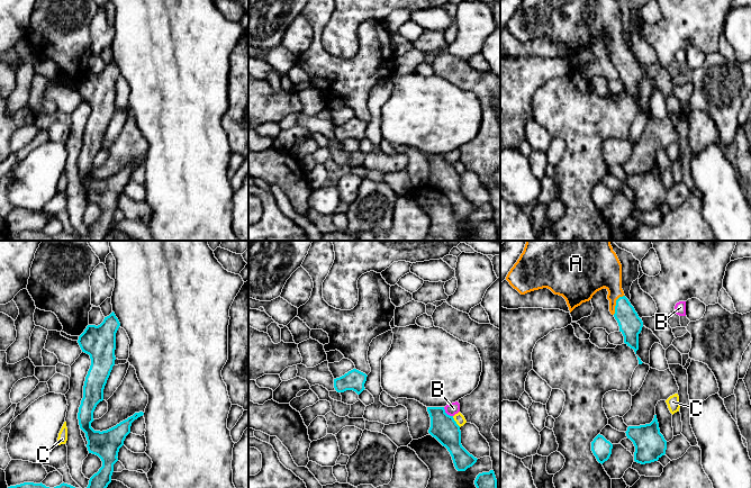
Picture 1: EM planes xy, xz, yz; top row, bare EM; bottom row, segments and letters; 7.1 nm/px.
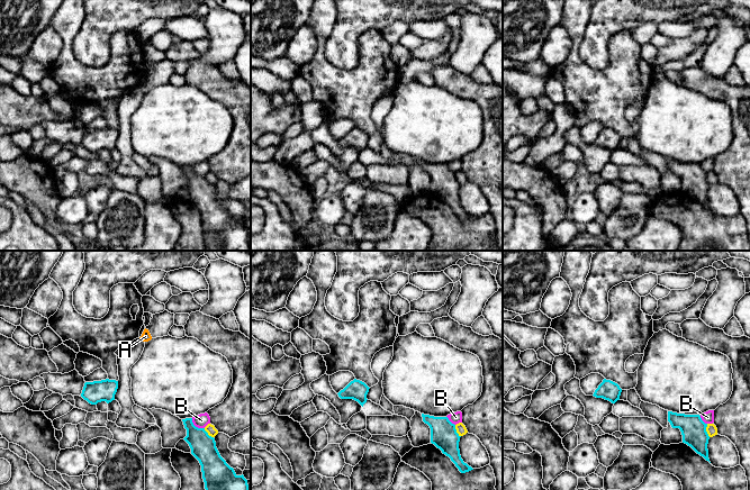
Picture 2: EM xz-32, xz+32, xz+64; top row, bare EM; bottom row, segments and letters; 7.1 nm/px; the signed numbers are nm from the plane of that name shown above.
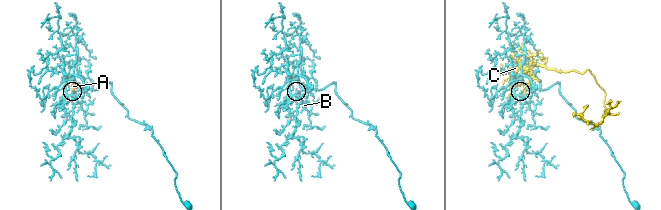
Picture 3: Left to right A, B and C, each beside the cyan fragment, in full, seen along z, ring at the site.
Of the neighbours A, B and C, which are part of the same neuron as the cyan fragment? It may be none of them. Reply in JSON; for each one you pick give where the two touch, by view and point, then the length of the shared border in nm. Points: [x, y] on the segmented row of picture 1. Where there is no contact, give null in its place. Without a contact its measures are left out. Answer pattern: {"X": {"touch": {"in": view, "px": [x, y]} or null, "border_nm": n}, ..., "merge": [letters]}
{"A": {"touch": {"in": "yz", "px": [616, 304]}, "border_nm": 170}, "merge": ["A"]}

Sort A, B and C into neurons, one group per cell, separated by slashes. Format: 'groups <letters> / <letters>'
groups A / B / C

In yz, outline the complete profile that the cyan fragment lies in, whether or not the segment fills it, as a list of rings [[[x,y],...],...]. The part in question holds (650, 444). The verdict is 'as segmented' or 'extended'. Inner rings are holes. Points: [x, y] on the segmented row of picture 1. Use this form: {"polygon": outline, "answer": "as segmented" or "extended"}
{"polygon": [[[657,415],[650,424],[628,426],[625,433],[635,446],[635,462],[641,464],[651,463],[666,454],[667,441],[660,433]]], "answer": "as segmented"}

